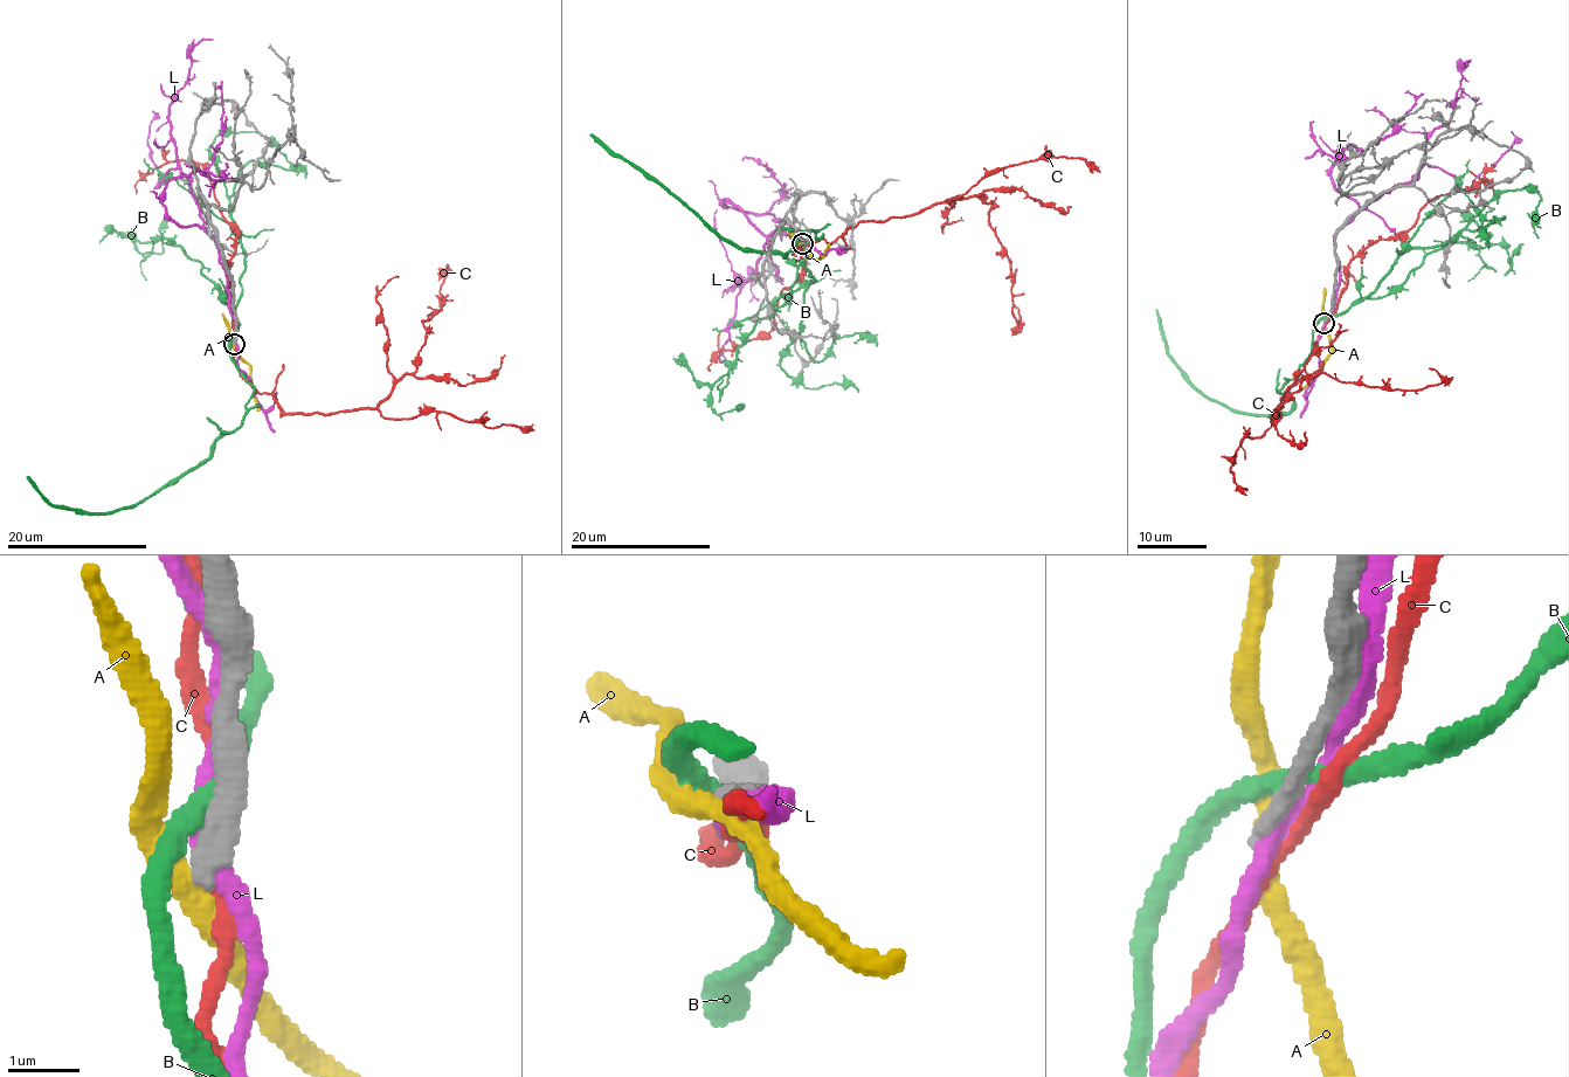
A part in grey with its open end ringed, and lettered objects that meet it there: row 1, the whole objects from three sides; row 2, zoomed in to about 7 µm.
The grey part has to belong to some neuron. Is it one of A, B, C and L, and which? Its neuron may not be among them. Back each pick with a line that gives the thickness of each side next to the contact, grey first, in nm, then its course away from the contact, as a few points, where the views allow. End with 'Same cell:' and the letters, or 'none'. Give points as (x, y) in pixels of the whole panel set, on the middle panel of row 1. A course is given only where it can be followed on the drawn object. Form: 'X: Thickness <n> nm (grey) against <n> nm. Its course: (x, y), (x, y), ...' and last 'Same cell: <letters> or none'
Same cell: none

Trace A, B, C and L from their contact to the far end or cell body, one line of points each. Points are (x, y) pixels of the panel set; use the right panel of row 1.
A: (1325, 322), (1331, 353), (1322, 368), (1300, 391)
B: (1327, 317), (1299, 374), (1279, 392), (1292, 409), (1264, 415), (1197, 389), (1167, 351), (1156, 309)
C: (1328, 318), (1306, 377), (1272, 421), (1305, 379), (1326, 373), (1424, 389), (1443, 381), (1429, 367)
L: (1331, 312), (1339, 284), (1336, 233), (1383, 193), (1414, 178), (1424, 160), (1428, 138), (1450, 119), (1465, 66)

